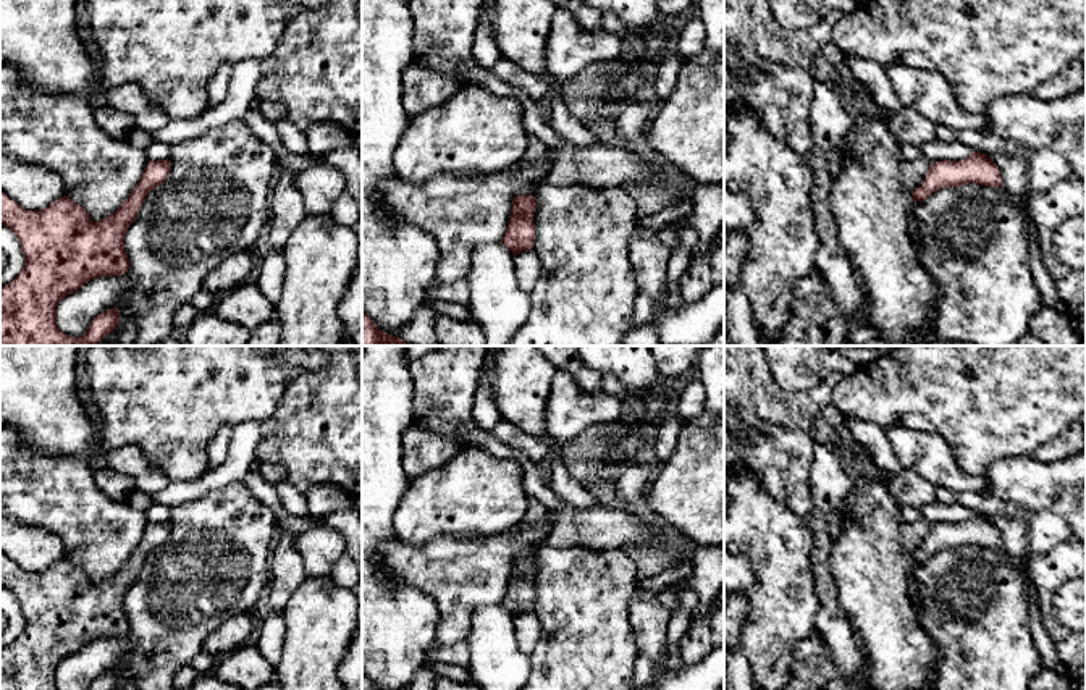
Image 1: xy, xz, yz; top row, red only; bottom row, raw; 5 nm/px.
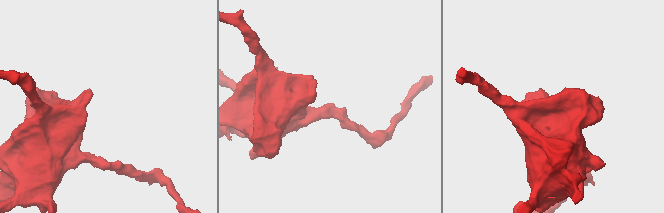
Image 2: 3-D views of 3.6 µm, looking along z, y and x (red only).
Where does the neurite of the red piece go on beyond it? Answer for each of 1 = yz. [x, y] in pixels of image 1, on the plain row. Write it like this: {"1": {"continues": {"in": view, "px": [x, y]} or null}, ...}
{"1": {"continues": null}}

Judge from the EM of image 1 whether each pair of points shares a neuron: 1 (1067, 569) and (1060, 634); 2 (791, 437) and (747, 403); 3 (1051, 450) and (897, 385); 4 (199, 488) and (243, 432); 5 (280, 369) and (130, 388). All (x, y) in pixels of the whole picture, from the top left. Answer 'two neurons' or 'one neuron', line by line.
1: one neuron
2: one neuron
3: two neurons
4: one neuron
5: one neuron

